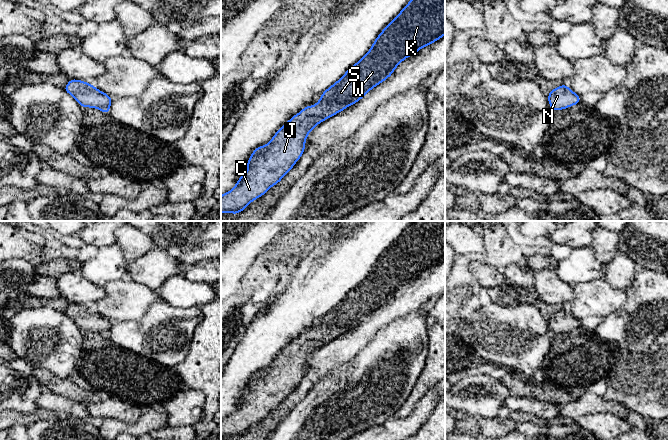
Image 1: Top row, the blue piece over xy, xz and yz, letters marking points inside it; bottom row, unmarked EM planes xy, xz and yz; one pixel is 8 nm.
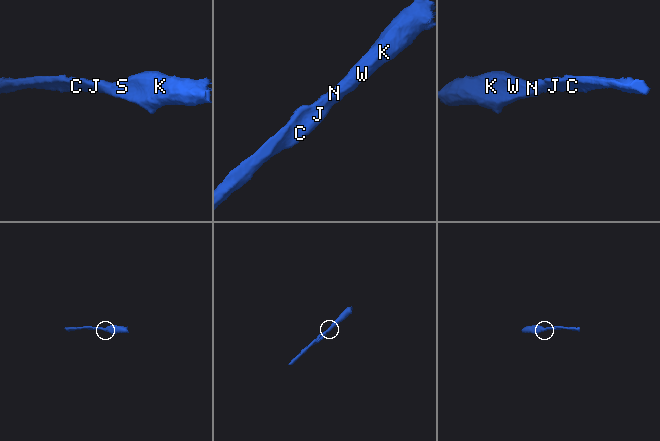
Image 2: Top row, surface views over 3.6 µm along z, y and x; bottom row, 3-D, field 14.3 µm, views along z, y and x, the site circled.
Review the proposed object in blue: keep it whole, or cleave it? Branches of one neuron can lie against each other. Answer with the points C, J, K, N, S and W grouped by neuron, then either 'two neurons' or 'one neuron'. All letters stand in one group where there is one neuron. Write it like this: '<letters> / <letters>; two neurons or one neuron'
C J K N S W; one neuron

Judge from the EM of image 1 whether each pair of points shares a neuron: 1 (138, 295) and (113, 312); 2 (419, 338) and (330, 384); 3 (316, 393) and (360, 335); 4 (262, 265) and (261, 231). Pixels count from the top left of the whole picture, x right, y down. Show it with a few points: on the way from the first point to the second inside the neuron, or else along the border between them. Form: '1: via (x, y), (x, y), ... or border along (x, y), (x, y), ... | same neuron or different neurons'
1: via (132, 299), (126, 300), (119, 307) | same neuron
2: via (411, 370), (404, 391), (396, 399), (362, 400) | same neuron
3: border along (317, 384), (311, 389) | different neurons
4: border along (267, 245), (251, 266) | different neurons

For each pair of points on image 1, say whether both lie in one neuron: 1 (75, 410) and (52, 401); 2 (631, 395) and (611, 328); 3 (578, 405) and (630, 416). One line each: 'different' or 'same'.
1: same
2: different
3: same

